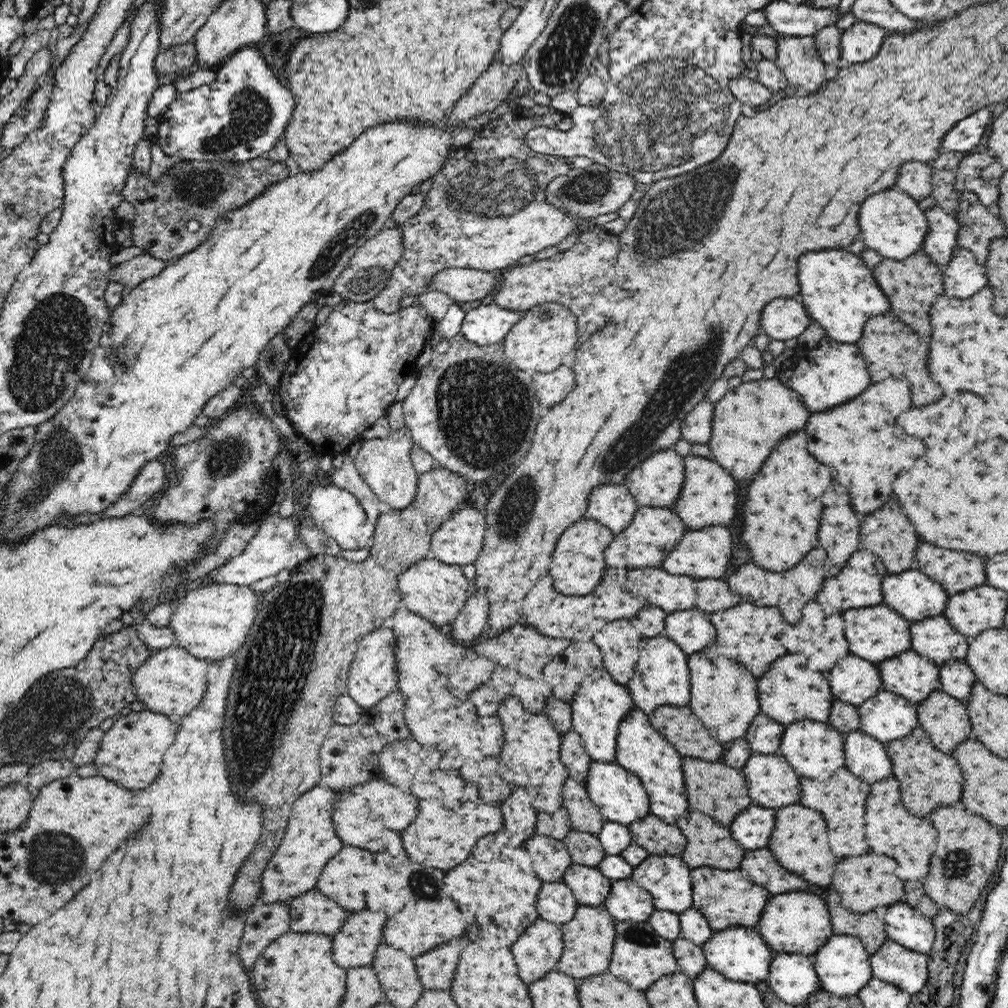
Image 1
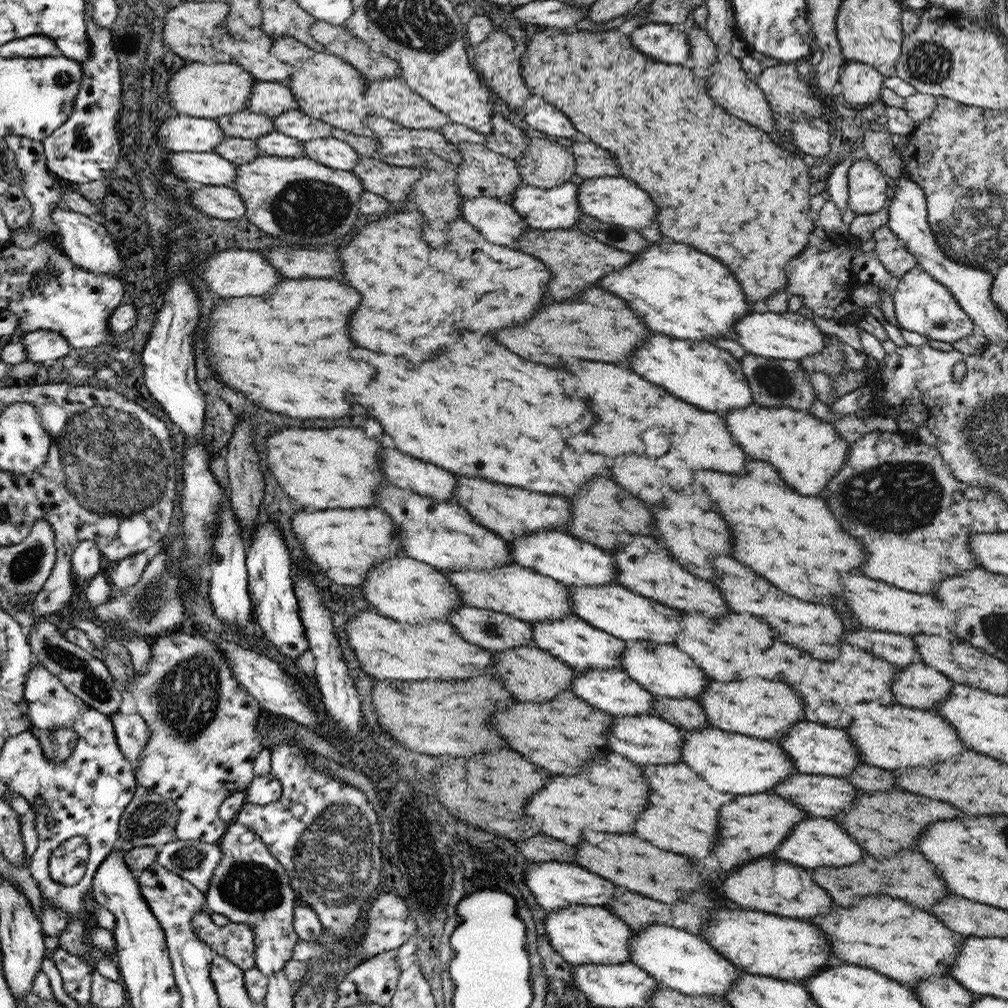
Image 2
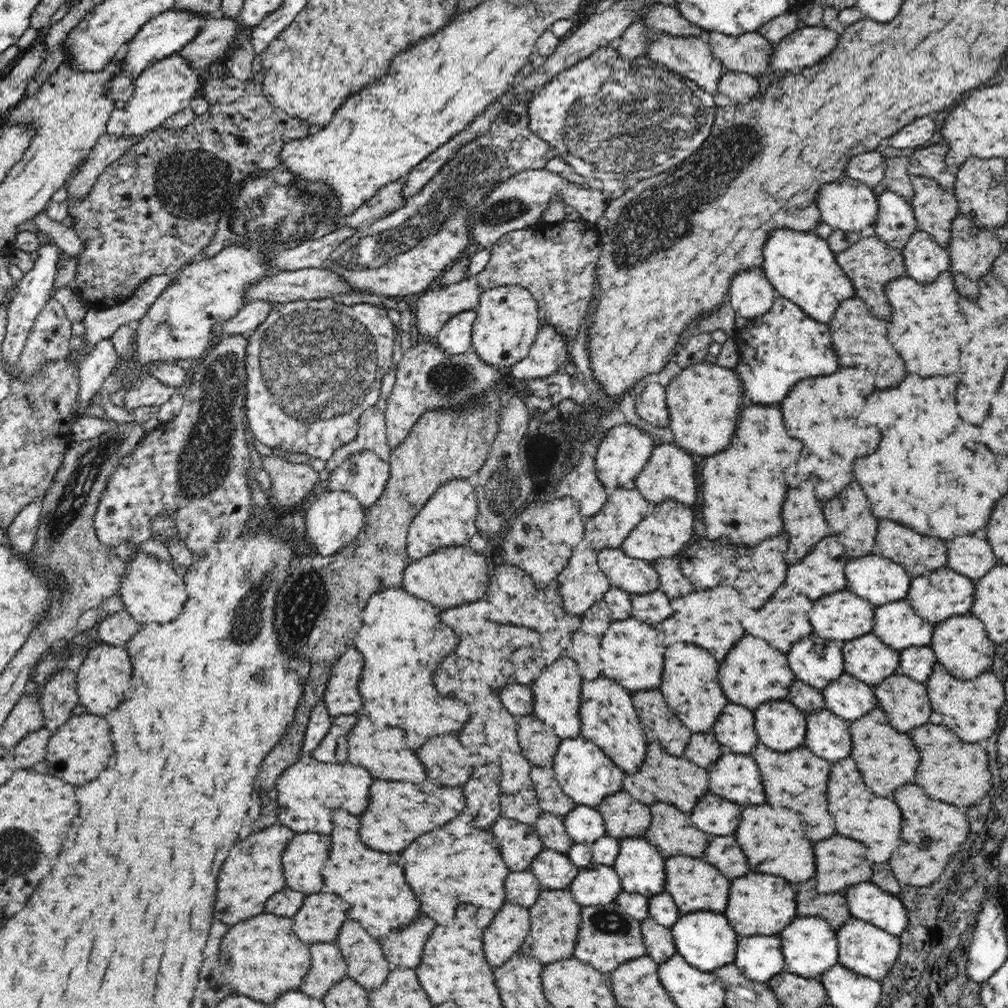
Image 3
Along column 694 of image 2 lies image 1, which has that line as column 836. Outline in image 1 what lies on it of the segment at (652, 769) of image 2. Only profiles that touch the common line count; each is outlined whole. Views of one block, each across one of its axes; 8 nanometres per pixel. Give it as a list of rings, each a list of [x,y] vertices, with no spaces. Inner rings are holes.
[[[846,767],[836,770],[826,780],[814,780],[808,777],[799,777],[802,784],[802,798],[800,804],[808,808],[816,808],[824,814],[828,828],[830,828],[830,848],[834,856],[860,856],[868,854],[870,846],[864,834],[864,812],[866,812],[866,798],[870,794],[870,786],[860,777],[854,775]]]

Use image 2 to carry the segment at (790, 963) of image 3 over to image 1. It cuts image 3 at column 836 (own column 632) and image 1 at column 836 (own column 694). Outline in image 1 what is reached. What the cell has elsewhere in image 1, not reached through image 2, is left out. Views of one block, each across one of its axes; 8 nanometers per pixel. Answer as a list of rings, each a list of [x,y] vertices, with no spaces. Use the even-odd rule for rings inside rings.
[[[832,934],[826,944],[816,950],[813,958],[821,989],[832,995],[841,998],[858,996],[873,978],[869,952],[859,938],[849,934]]]

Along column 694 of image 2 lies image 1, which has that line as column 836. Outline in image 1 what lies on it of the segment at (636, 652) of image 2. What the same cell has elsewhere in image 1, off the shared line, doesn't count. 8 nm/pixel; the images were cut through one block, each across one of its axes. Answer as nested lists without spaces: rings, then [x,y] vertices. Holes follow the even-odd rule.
[[[854,654],[840,658],[829,671],[828,683],[836,699],[858,707],[882,690],[877,663]]]

